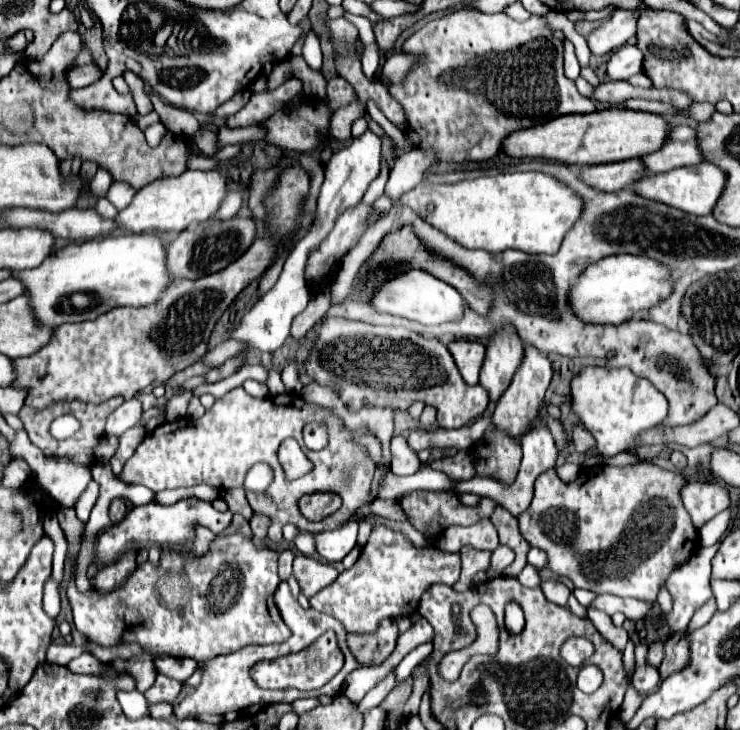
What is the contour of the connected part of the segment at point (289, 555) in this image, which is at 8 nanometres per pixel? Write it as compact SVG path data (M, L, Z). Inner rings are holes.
M285 548L285 550L279 552L279 574L283 576L283 580L287 580L289 574L291 574L293 558L295 558L295 556L293 556L293 552L291 552L289 548Z

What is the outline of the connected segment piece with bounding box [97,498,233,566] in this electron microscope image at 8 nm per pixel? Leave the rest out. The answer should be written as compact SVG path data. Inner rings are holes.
M185 498L185 500L177 500L175 504L151 502L151 504L135 506L127 514L125 520L121 520L113 528L99 534L99 538L97 538L97 560L99 560L99 566L107 566L107 564L117 562L125 552L141 550L141 548L147 548L151 544L183 548L189 542L193 542L193 538L195 538L193 526L195 524L201 524L215 535L219 535L231 524L231 520L233 520L231 510L217 512L211 503L199 500L199 498Z

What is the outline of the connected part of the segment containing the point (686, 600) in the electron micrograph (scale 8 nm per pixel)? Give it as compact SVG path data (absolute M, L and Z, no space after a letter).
M722 540L713 546L702 547L687 564L677 568L667 582L667 590L673 596L673 612L661 622L667 622L671 632L681 632L687 628L693 612L711 598L711 560L720 548Z

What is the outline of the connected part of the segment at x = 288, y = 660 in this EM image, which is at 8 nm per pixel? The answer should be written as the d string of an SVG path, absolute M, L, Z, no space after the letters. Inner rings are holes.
M328 631L297 654L257 662L251 668L251 678L255 680L257 686L269 688L269 690L287 690L287 688L315 690L329 682L339 672L343 664L344 656L338 647L336 635L333 631Z

